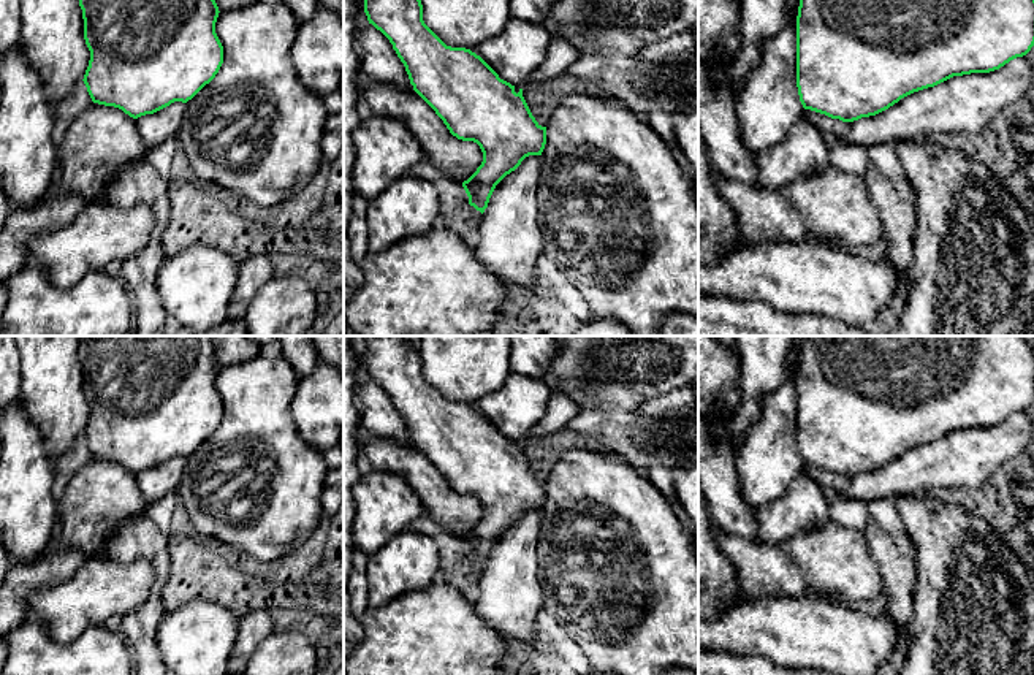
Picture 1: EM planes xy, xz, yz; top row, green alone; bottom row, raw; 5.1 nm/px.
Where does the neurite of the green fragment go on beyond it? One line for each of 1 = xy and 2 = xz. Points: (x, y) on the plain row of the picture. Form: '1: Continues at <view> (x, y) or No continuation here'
1: Continues at xy (154, 484)
2: Continues at xz (510, 598)

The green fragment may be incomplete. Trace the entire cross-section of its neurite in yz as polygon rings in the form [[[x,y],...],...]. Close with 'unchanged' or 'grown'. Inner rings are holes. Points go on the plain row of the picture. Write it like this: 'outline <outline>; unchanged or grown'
outline [[[804,336],[796,371],[796,442],[804,463],[803,474],[823,493],[833,491],[852,501],[890,496],[923,496],[936,490],[986,483],[996,471],[1023,453],[1031,440],[1026,409],[1034,401],[1034,350],[1021,336]]]; grown

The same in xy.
outline [[[81,336],[78,355],[90,406],[82,436],[92,456],[133,472],[150,502],[177,491],[185,458],[223,418],[212,336]]]; grown

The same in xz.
outline [[[371,336],[364,353],[369,379],[393,399],[413,445],[435,466],[453,491],[473,496],[483,507],[477,526],[462,537],[469,559],[480,566],[477,615],[508,645],[532,643],[543,591],[537,561],[546,482],[532,471],[523,444],[511,440],[478,410],[477,404],[447,401],[423,376],[420,336]]]; grown

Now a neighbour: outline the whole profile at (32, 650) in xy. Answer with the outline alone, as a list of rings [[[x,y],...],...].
[[[29,618],[0,637],[0,675],[133,675],[133,654],[120,632],[101,624],[90,626],[71,643],[60,643],[40,620]]]

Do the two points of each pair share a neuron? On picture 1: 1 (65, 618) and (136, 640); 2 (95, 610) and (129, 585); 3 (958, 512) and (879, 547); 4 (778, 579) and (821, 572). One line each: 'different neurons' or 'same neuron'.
1: different neurons
2: same neuron
3: same neuron
4: different neurons

